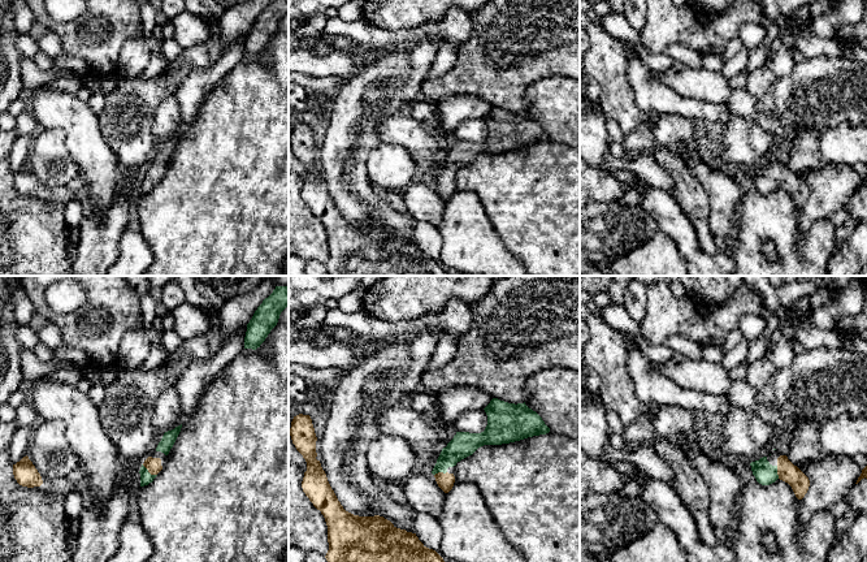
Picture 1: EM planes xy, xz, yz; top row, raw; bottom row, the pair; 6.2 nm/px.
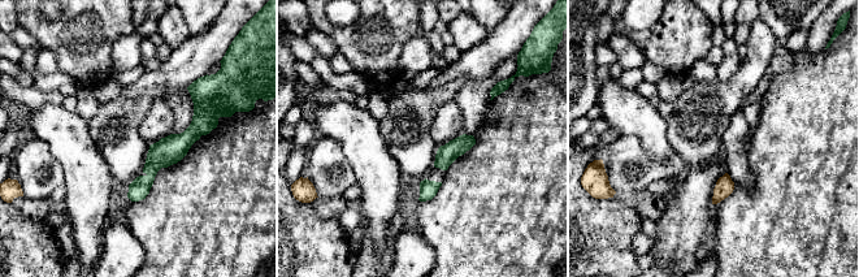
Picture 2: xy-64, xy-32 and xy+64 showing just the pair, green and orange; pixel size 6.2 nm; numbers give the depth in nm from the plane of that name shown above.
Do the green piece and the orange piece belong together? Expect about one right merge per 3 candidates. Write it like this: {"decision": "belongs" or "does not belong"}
{"decision": "belongs"}

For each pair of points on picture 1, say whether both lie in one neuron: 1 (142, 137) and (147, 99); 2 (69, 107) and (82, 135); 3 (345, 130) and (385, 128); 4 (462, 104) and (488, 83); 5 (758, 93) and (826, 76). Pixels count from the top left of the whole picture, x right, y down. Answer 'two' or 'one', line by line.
1: one
2: one
3: two
4: two
5: two

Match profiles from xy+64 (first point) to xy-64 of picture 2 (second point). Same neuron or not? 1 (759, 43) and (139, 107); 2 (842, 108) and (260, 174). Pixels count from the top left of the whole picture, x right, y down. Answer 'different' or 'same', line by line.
1: same
2: same

